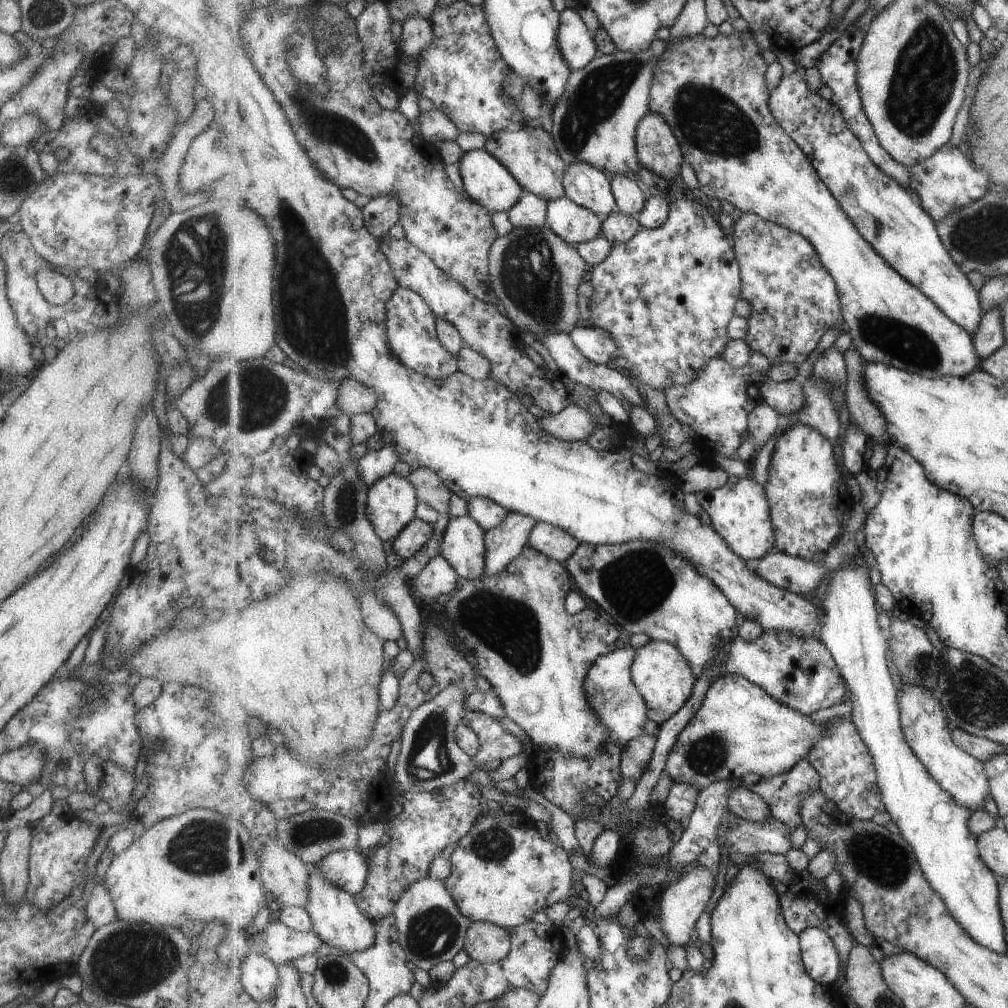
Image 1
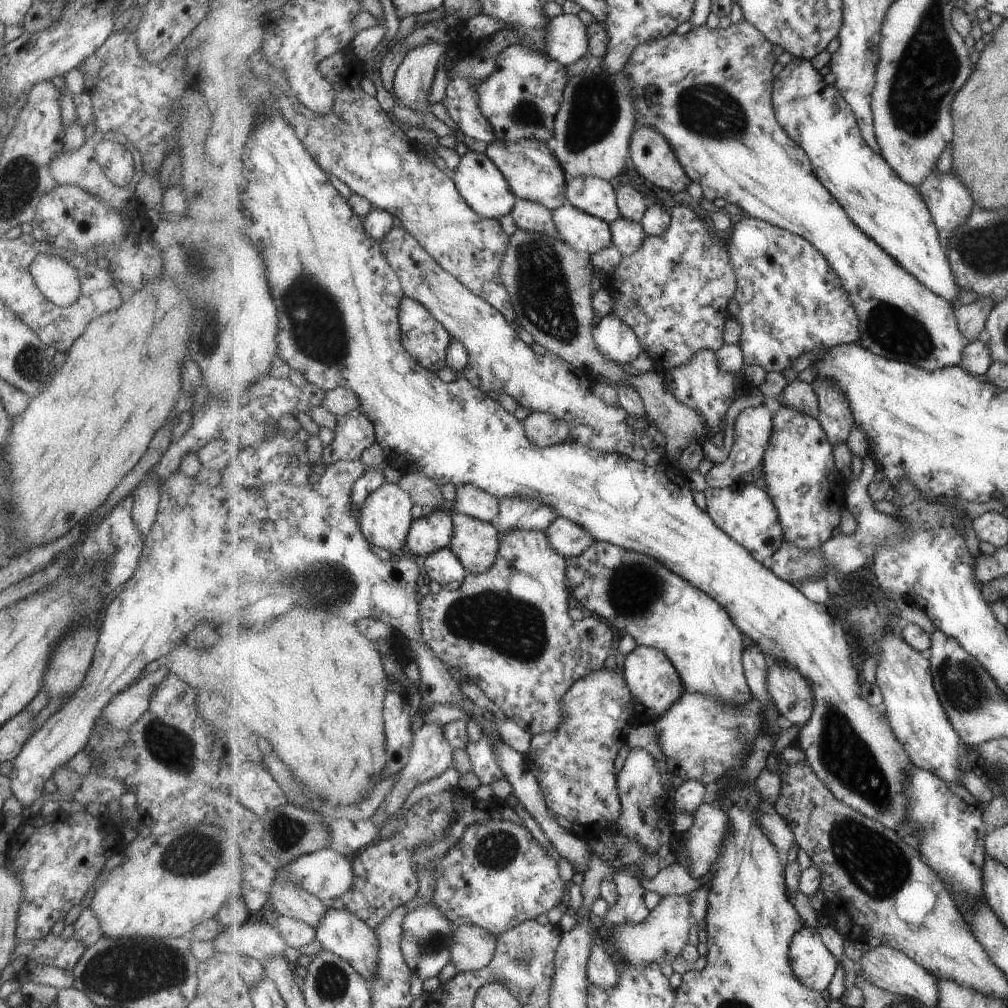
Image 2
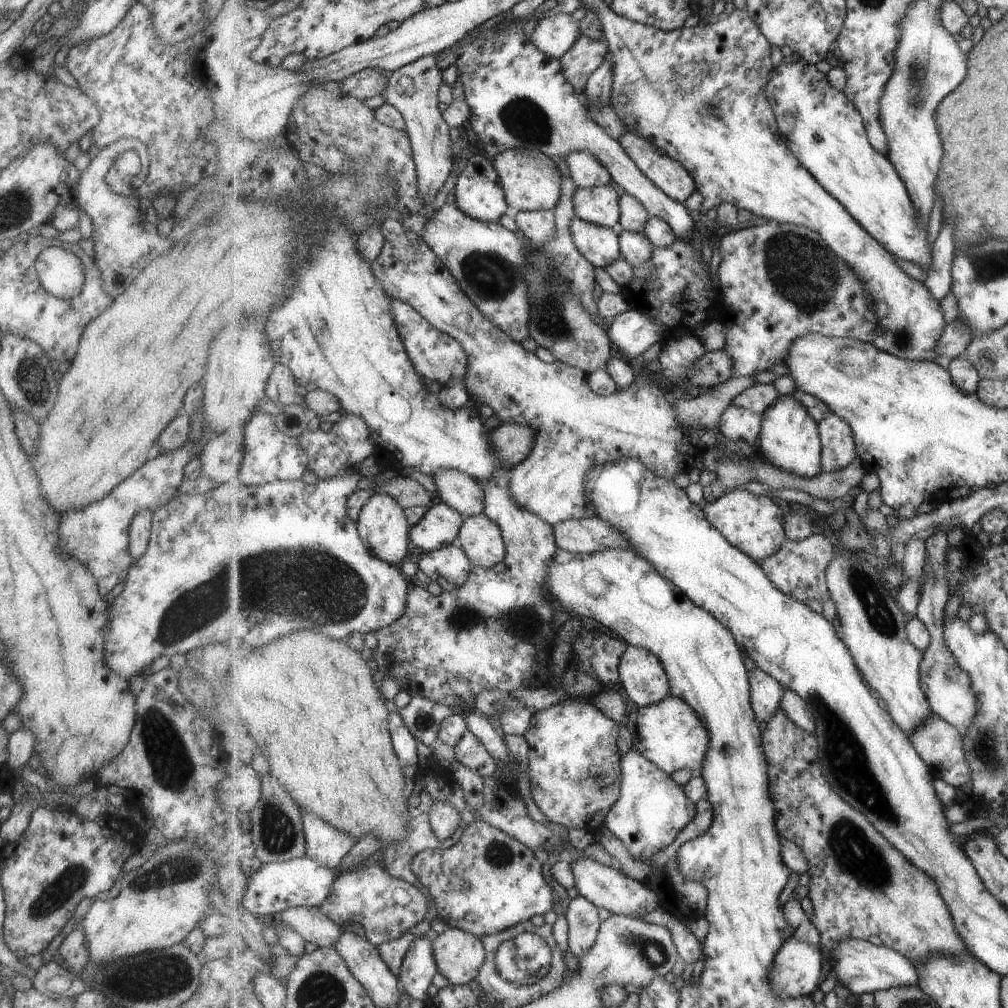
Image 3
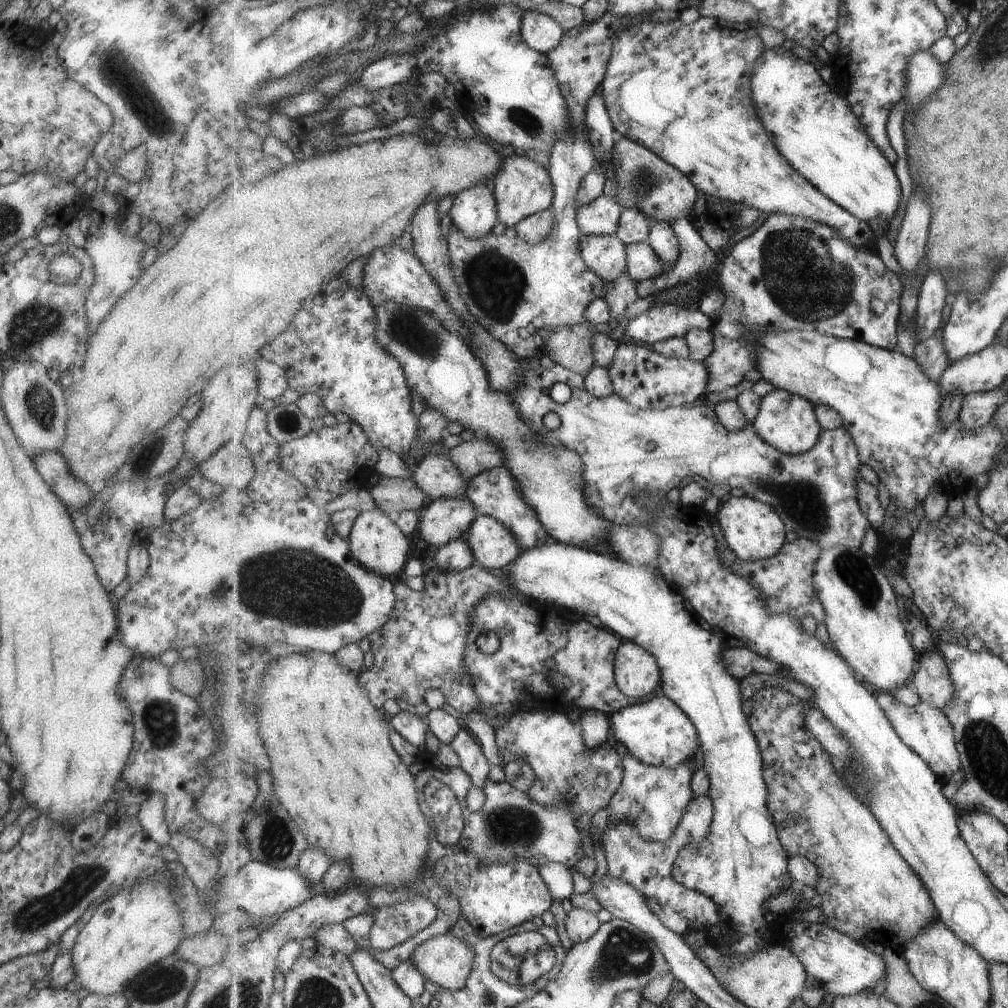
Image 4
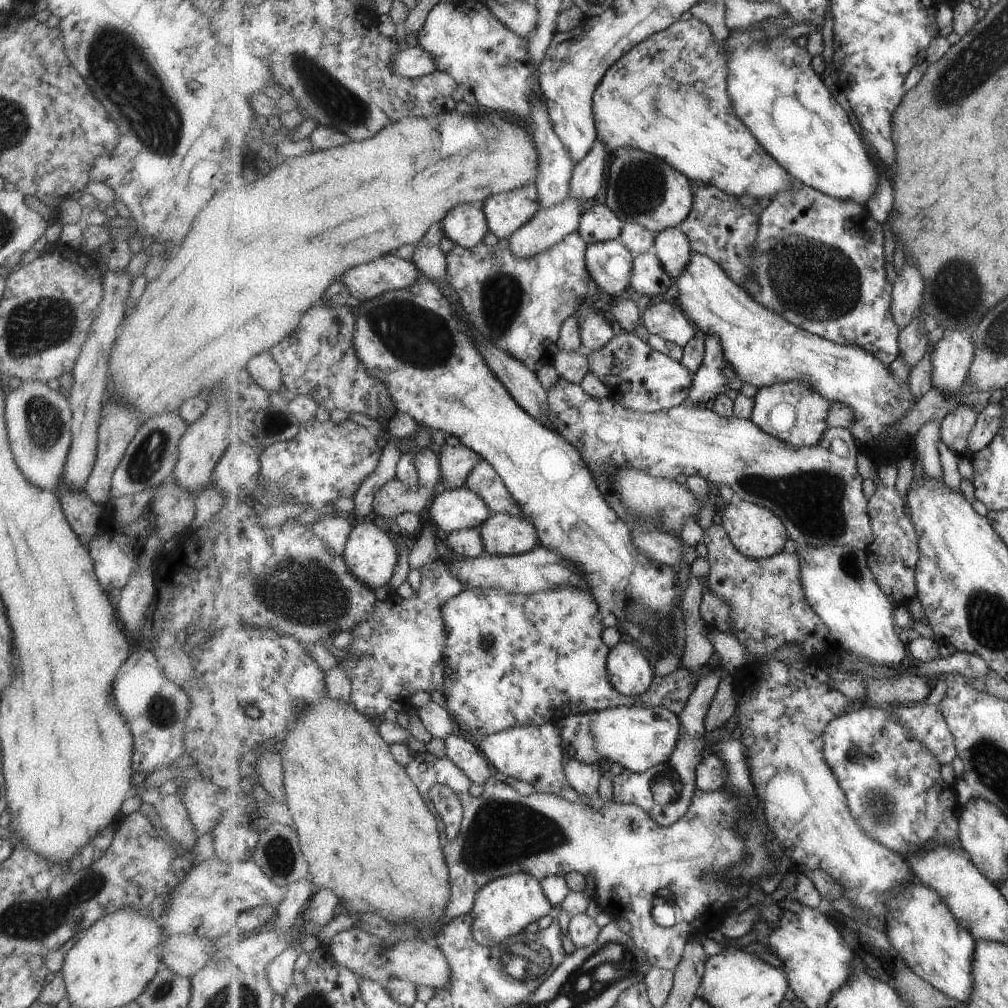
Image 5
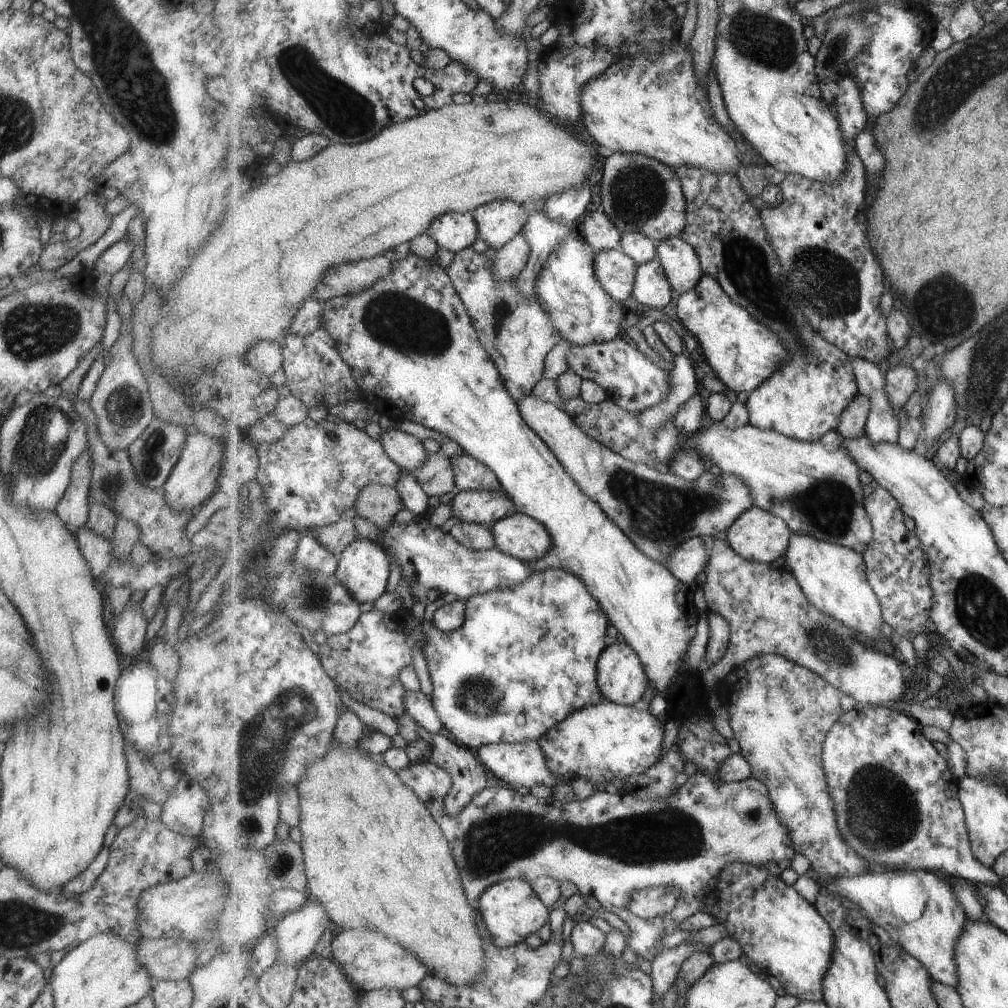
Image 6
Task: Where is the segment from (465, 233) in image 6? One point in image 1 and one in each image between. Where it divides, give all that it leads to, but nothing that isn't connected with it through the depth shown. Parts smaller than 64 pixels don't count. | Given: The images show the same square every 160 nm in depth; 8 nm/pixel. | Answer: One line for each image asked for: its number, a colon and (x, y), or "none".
1: (487, 180)
2: (481, 182)
3: (478, 192)
4: (474, 210)
5: (466, 224)

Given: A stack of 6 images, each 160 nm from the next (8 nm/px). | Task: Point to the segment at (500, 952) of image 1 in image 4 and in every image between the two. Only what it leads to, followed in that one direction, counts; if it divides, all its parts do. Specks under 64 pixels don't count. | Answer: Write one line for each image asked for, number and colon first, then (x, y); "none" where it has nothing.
2: (473, 948)
3: (459, 954)
4: (447, 960)

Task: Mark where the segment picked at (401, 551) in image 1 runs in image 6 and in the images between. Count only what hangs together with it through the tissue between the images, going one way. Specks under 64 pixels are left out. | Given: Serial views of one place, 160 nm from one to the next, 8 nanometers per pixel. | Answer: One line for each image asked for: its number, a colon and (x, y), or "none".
2: (428, 534)
3: (441, 526)
4: (443, 520)
5: (452, 510)
6: (478, 507)

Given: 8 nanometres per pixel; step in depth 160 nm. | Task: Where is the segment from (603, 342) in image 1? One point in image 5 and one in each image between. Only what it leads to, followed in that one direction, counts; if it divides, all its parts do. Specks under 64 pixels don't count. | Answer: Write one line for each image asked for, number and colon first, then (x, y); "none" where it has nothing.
2: (614, 336)
3: (632, 332)
4: (662, 321)
5: (672, 323)

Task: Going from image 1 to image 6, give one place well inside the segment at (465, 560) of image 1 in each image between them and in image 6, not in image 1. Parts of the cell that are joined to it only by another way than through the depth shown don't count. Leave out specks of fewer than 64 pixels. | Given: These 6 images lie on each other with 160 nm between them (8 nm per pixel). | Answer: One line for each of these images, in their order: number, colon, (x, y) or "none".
2: (477, 543)
3: (481, 538)
4: (495, 547)
5: (503, 535)
6: (519, 535)

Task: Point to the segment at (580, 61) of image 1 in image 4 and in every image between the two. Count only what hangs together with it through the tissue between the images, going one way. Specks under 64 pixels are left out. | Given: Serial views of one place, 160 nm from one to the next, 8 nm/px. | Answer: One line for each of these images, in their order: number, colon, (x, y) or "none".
2: (567, 40)
3: (555, 35)
4: (542, 32)

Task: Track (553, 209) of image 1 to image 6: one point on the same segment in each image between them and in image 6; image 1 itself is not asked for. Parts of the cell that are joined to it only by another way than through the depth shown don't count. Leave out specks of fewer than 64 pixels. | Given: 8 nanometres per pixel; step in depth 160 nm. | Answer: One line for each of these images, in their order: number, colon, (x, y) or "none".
2: (584, 232)
3: (601, 245)
4: (607, 255)
5: (610, 264)
6: (617, 271)

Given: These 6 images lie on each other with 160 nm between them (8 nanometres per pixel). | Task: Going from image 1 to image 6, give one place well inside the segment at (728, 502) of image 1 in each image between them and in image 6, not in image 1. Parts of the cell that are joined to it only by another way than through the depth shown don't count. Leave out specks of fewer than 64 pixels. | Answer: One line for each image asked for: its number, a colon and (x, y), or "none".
2: (748, 514)
3: (756, 524)
4: (754, 530)
5: (756, 531)
6: (758, 536)

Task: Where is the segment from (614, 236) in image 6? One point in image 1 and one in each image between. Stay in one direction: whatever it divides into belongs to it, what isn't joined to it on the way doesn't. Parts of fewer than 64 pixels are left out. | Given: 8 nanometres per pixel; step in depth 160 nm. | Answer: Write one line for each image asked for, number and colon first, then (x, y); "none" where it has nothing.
1: (586, 185)
2: (596, 196)
3: (600, 205)
4: (602, 216)
5: (599, 223)

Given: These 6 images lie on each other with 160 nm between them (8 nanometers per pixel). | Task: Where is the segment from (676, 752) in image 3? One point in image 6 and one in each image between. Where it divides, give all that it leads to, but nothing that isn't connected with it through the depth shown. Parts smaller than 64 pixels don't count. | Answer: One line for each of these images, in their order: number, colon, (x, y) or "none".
4: (658, 732)
5: (638, 738)
6: (608, 740)

